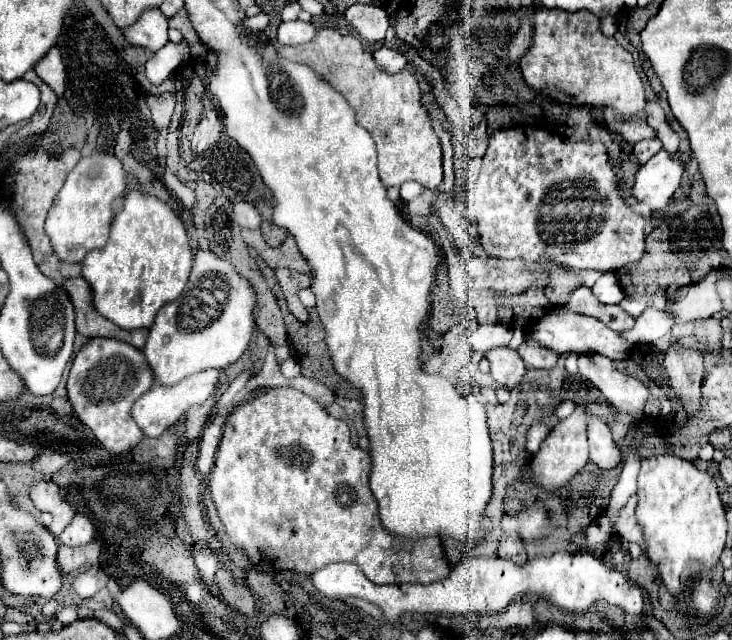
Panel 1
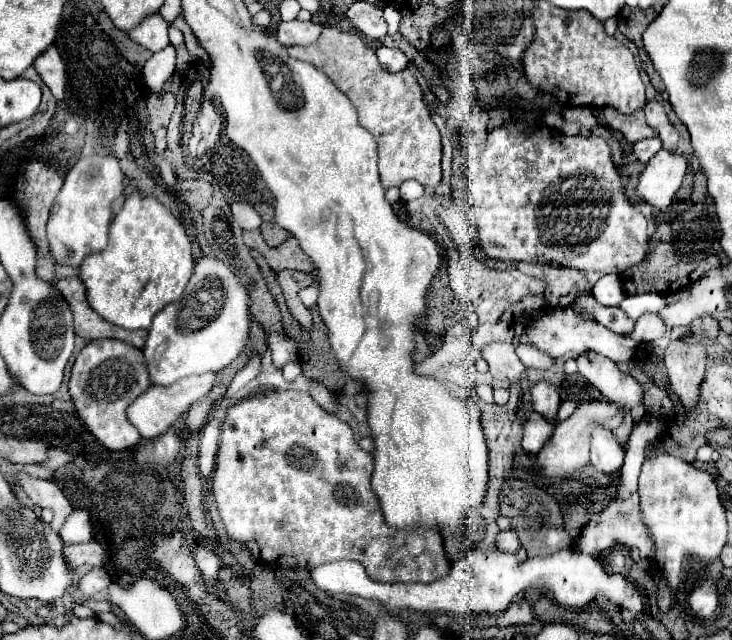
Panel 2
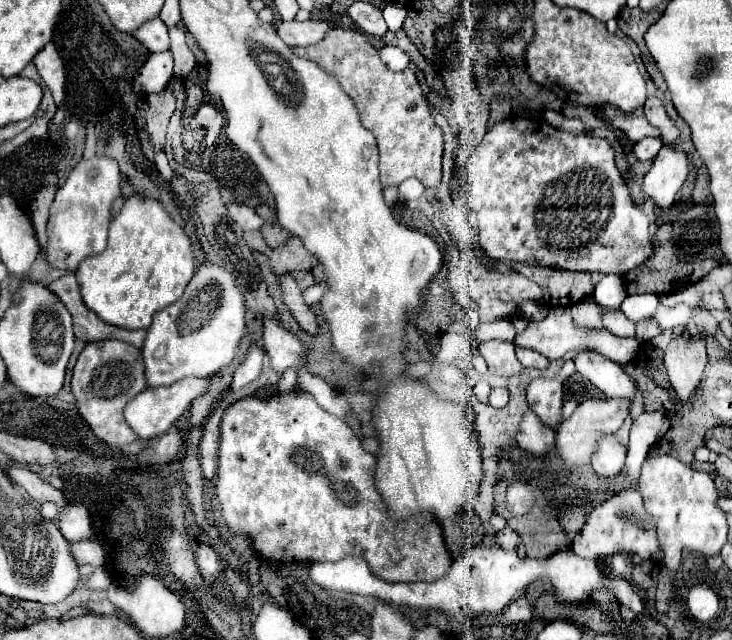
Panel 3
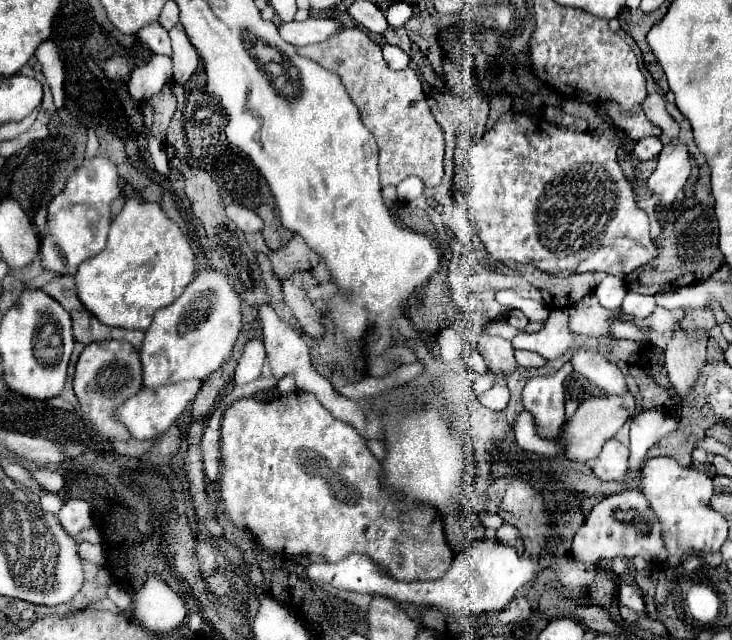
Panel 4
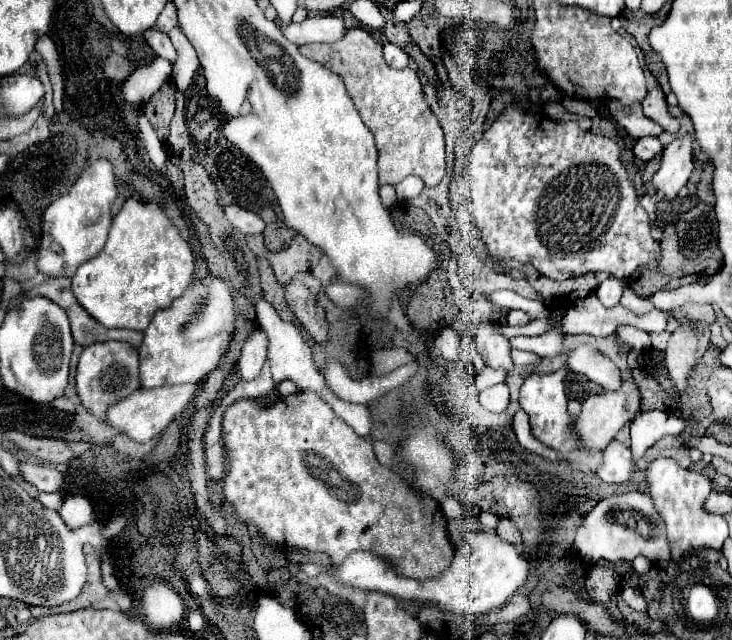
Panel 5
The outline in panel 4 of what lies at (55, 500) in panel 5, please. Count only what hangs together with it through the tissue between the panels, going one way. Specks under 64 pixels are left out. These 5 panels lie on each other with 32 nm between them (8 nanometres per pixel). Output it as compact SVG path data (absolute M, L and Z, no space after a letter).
M56 495L42 496L40 500L41 509L45 513L58 514L63 501Z

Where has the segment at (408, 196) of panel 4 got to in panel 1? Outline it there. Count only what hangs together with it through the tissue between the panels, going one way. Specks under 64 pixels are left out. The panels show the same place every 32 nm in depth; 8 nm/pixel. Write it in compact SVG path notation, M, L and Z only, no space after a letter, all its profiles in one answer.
M406 182L406 184L400 186L400 198L402 198L404 202L416 198L420 192L422 192L422 186L420 186L420 184L414 184L414 182Z

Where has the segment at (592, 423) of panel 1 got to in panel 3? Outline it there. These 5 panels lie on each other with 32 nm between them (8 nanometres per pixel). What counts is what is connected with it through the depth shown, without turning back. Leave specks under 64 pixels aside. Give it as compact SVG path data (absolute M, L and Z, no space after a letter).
M612 434L598 438L598 450L592 454L592 468L604 478L614 478L622 474L626 446L622 446Z

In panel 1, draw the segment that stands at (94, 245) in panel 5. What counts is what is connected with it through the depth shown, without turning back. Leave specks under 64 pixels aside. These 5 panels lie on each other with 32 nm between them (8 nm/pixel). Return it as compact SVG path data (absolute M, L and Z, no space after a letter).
M114 154L84 156L66 176L64 186L56 194L46 216L46 234L52 240L54 252L64 262L82 262L92 248L102 248L110 234L114 218L112 202L126 190L126 172Z

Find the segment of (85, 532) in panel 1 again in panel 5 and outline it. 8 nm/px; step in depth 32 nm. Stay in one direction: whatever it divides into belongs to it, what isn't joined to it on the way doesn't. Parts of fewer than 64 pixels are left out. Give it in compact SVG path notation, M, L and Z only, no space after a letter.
M66 496L64 504L60 508L60 518L68 528L82 528L92 524L92 506L82 496Z

